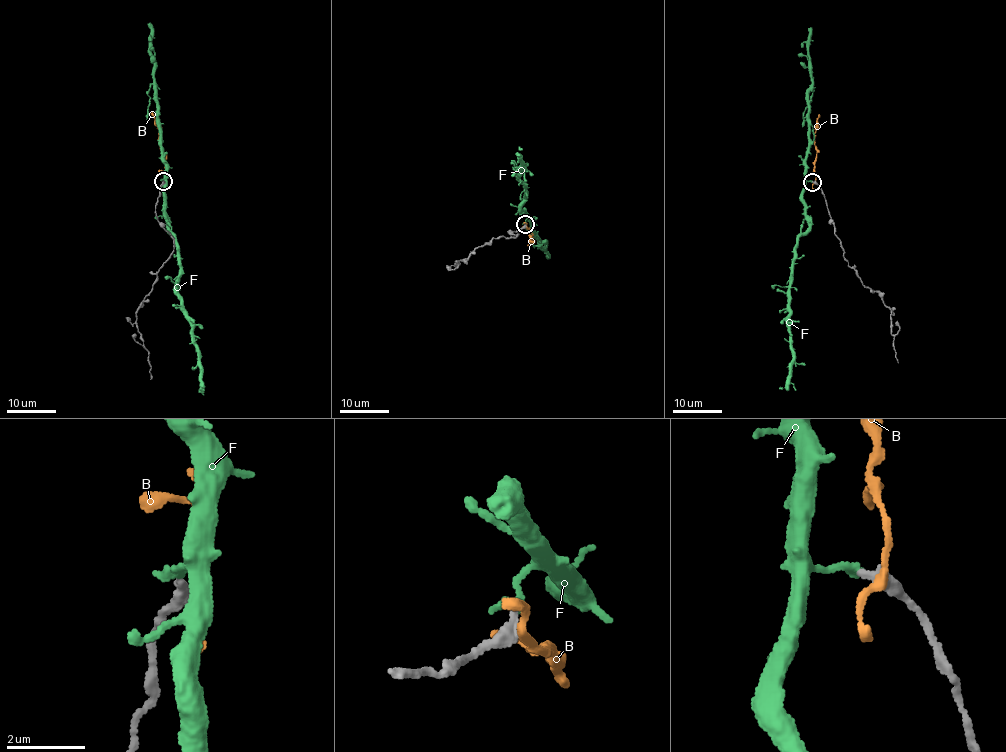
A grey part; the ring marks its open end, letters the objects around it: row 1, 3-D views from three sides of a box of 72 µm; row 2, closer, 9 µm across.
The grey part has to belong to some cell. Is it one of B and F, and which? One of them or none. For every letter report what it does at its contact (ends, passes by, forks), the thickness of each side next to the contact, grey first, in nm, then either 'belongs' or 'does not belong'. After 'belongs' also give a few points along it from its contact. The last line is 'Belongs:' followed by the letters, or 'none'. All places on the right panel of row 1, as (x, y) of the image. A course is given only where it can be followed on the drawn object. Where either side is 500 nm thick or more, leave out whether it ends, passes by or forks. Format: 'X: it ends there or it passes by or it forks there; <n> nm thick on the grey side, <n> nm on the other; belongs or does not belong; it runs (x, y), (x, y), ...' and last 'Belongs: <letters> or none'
B: it passes by; 340 nm thick on the grey side, 190 nm on the other; does not belong
F: it ends there; 280 nm thick on the grey side, 190 nm on the other; does not belong
Belongs: none

